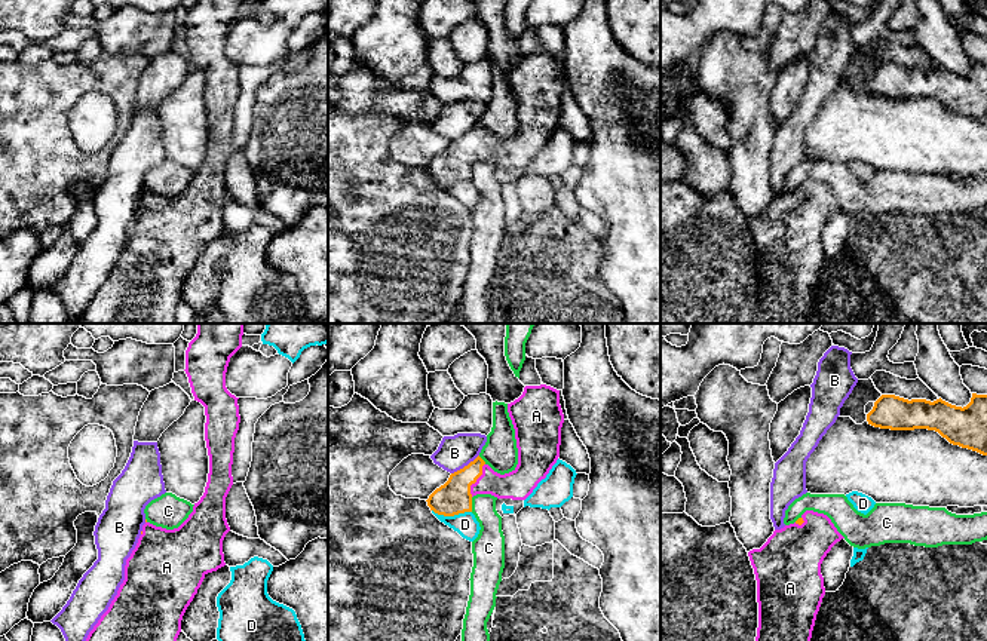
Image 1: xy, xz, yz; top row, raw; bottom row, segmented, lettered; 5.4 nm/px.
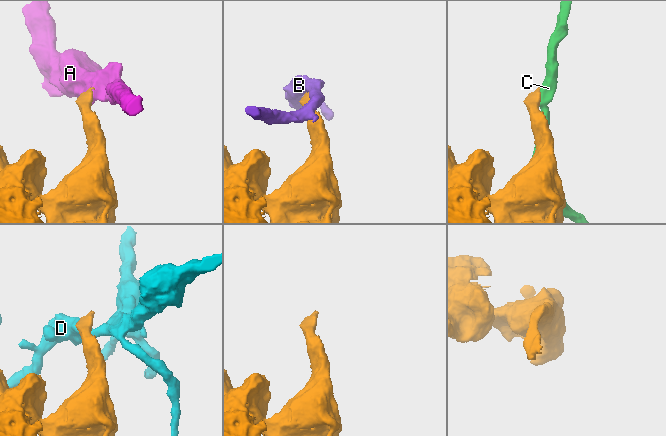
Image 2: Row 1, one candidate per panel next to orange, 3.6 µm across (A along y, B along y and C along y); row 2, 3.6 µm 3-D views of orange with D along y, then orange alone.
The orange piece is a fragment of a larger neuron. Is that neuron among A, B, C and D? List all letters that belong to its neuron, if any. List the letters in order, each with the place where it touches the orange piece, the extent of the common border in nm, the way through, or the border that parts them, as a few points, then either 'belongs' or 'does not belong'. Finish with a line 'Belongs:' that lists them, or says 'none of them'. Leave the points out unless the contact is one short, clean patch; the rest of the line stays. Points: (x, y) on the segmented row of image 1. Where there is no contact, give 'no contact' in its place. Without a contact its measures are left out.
A: meets orange in xz at (477, 478); contact 200 nm long; runs through xz (453, 497), (469, 481), (477, 478), (494, 484), (518, 484); belongs
B: meets orange in xz at (465, 466); contact 190 nm long; does not belong
C: meets orange in xz at (471, 505); contact 80 nm long; does not belong
D: meets orange in xz at (451, 515); contact 220 nm long; border along xz (432, 509), (441, 515), (471, 512); does not belong
Belongs: A

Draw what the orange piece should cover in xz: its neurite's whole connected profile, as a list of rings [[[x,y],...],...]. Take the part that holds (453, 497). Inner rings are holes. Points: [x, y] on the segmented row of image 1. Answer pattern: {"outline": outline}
{"outline": [[[546,384],[525,386],[522,395],[508,404],[508,412],[515,429],[517,467],[500,475],[478,456],[429,496],[430,510],[444,516],[472,512],[476,494],[525,500],[546,478],[560,457],[564,423],[560,390]]]}

